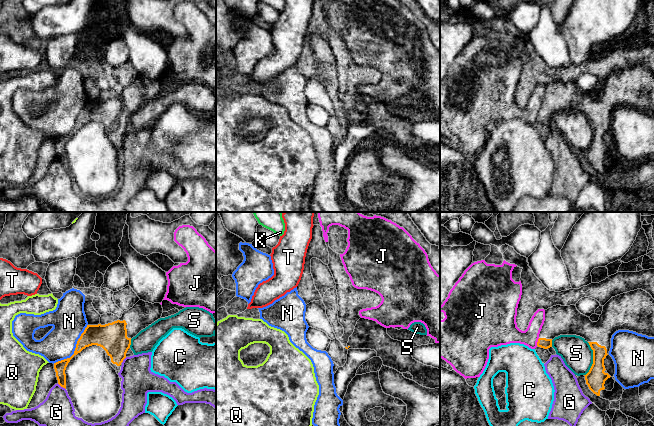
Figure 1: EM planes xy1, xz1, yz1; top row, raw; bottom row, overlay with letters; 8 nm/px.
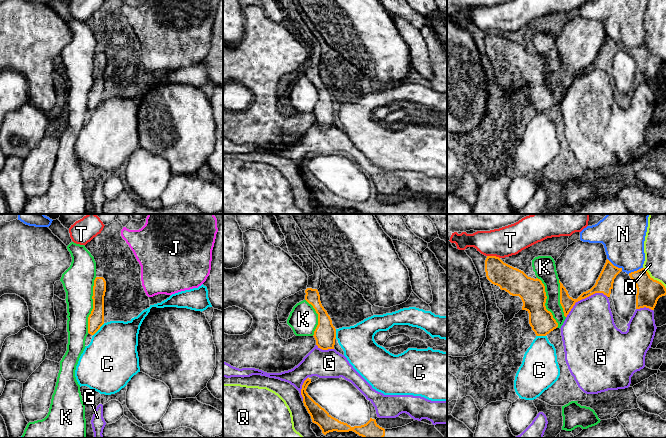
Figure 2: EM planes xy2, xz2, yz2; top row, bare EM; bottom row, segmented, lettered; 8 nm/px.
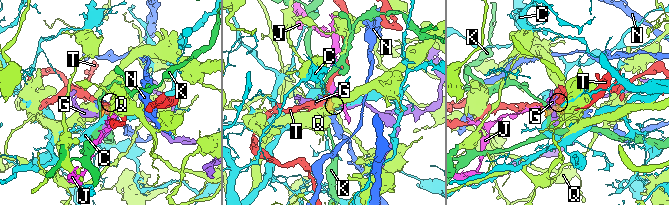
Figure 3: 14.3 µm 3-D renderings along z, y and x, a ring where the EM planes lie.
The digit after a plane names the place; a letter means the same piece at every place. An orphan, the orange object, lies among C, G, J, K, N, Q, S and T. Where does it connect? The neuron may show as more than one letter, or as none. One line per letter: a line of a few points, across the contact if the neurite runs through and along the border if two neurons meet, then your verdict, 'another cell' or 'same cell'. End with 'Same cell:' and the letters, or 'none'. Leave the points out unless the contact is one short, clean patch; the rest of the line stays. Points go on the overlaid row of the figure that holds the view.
C: another cell
G: another cell
J: line yz1 (539, 338), (536, 345); another cell
K: another cell
N: another cell
Q: another cell
S: line yz1 (588, 342), (592, 350), (592, 365), (584, 375); another cell
T: line yz2 (487, 255), (495, 255), (499, 258); another cell
Same cell: none

